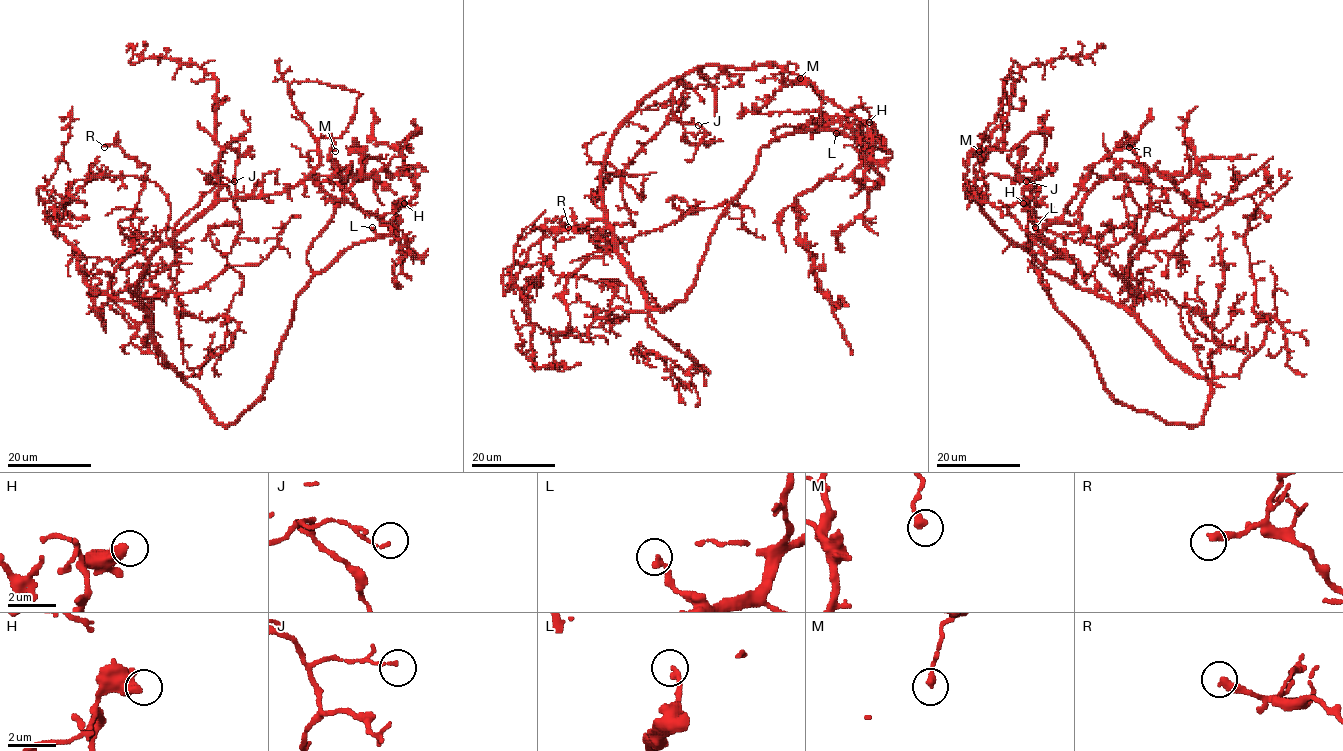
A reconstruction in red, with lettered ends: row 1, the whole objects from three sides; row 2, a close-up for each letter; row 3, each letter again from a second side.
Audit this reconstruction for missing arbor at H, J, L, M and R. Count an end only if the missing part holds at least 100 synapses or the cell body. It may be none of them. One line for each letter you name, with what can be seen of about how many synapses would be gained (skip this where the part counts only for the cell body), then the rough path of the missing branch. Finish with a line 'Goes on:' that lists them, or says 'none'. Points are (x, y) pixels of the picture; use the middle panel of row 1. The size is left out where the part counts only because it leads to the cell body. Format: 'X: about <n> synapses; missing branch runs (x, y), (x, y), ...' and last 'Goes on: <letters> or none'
Goes on: none

